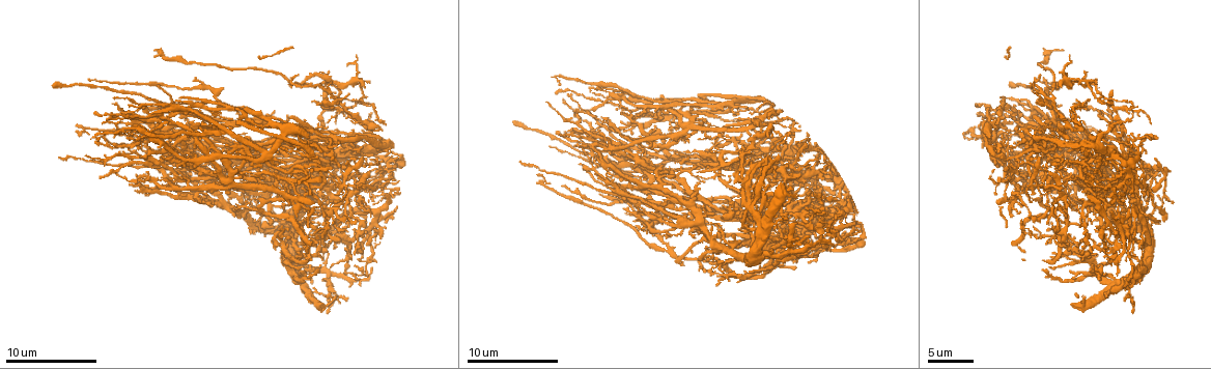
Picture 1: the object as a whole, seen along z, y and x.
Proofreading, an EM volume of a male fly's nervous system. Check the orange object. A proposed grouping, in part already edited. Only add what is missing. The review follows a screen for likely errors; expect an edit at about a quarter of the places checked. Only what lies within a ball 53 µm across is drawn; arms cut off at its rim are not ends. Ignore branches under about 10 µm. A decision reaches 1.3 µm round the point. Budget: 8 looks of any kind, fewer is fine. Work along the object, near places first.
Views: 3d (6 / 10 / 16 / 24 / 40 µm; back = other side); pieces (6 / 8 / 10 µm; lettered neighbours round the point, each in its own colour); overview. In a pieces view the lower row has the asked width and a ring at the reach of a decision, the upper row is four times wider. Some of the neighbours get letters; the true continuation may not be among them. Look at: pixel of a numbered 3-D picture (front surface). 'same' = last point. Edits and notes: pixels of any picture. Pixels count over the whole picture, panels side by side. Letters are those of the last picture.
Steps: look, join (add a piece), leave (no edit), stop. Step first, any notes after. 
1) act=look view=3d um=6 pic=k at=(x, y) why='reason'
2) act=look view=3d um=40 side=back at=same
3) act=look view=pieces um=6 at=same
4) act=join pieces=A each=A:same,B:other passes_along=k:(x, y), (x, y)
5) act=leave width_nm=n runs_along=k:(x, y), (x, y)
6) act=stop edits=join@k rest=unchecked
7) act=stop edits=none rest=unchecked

act=look view=pieces um=8 pic=1 at=(1033, 116) why='free end'

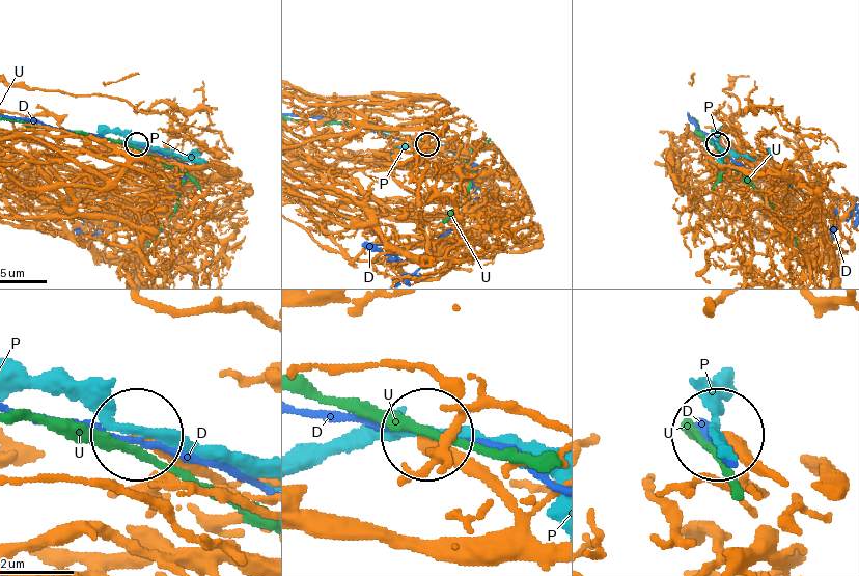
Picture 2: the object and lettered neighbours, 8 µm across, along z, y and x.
act=leave each=D:other,P:other,U:other found='none of them fits'

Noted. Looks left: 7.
act=look view=pieces um=6 pic=1 at=(324, 93) why='branch stops here'

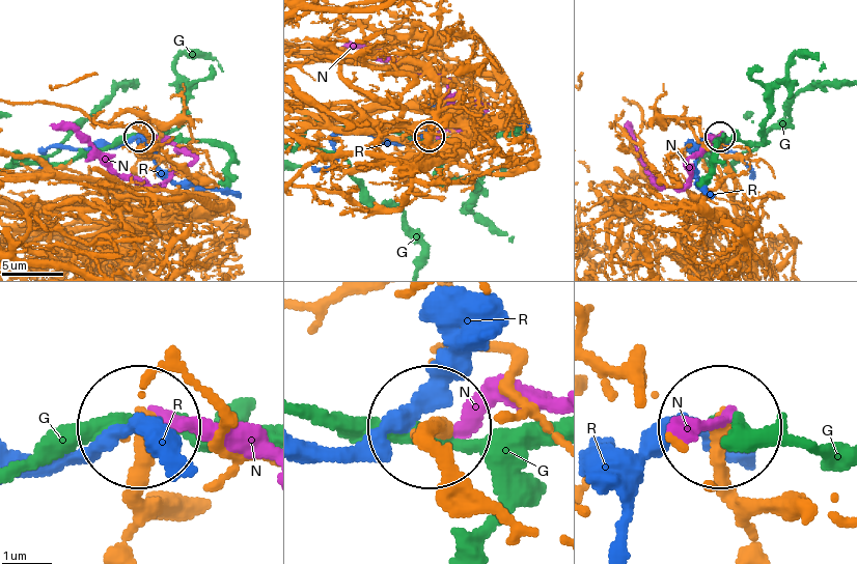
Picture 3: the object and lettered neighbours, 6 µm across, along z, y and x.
act=leave each=G:other,N:other,R:other runs_along=3:(765, 553), (720, 432) found='no lettered piece goes on from it'

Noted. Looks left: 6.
act=look view=pieces um=6 pic=1 at=(1142, 177) why='branch stops here'

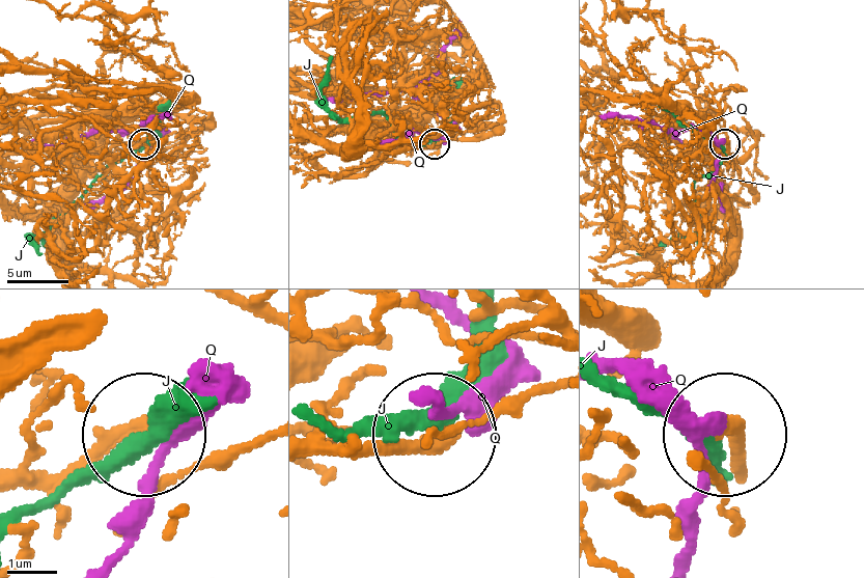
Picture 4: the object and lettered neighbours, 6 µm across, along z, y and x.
act=leave each=J:other,Q:other found='no lettered piece goes on from it'

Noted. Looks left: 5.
act=look view=pieces um=6 pic=1 at=(1155, 135) why='branch stops here'

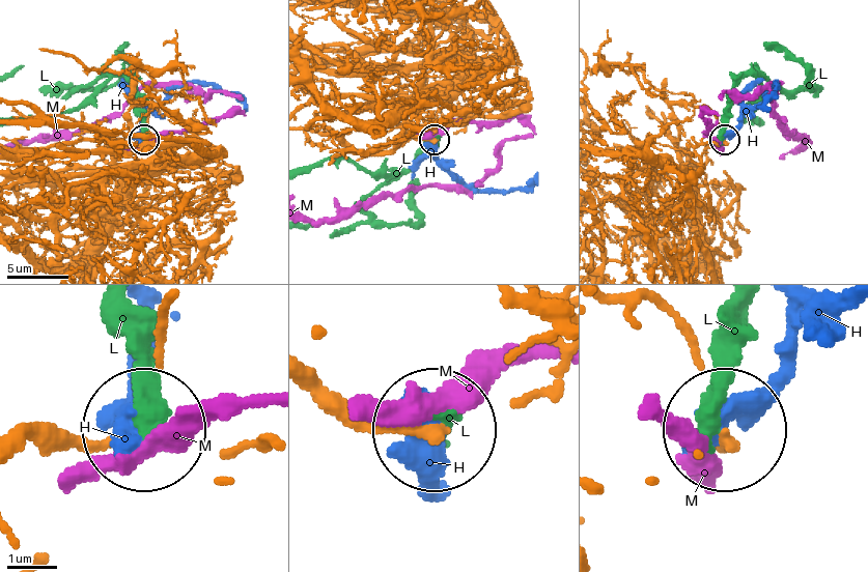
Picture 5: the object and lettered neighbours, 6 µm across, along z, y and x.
act=leave each=H:other,L:other,M:other runs_along=5:(26, 445), (146, 432) found='none of them fits'

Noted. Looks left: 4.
act=stop edits=none rest=unchecked

